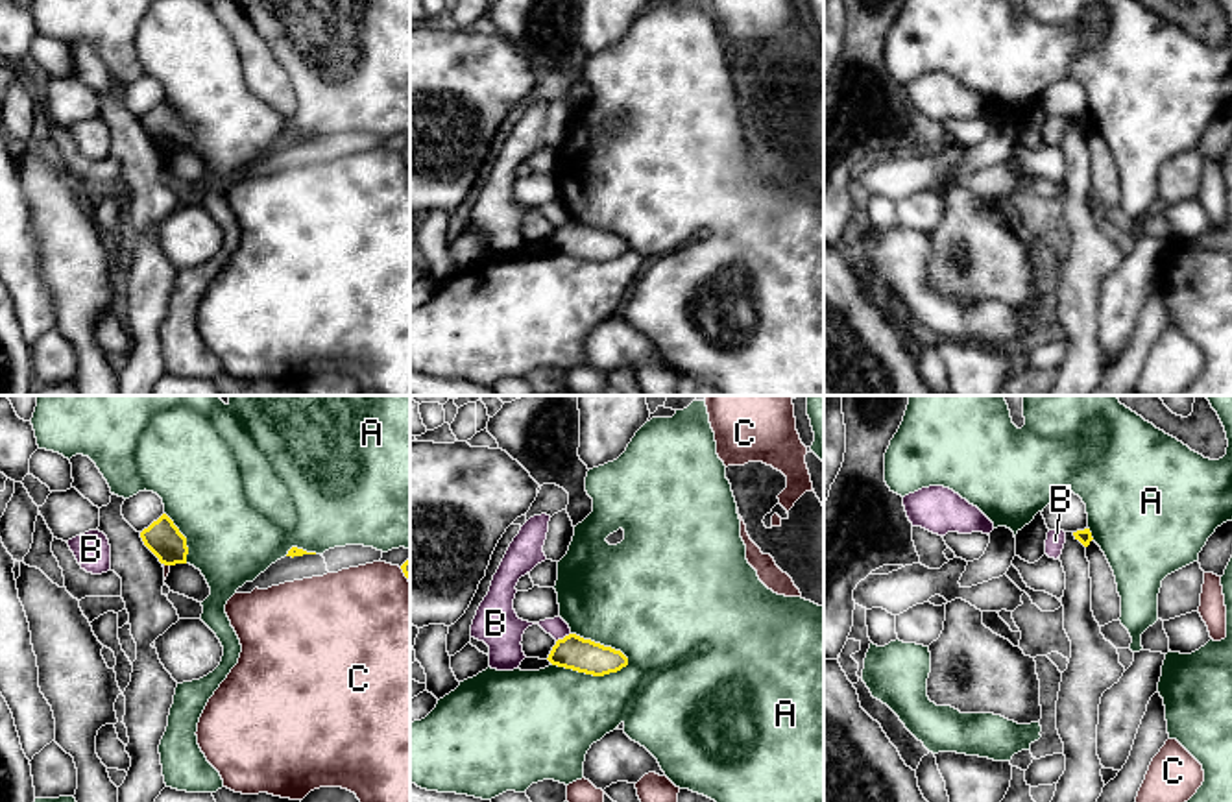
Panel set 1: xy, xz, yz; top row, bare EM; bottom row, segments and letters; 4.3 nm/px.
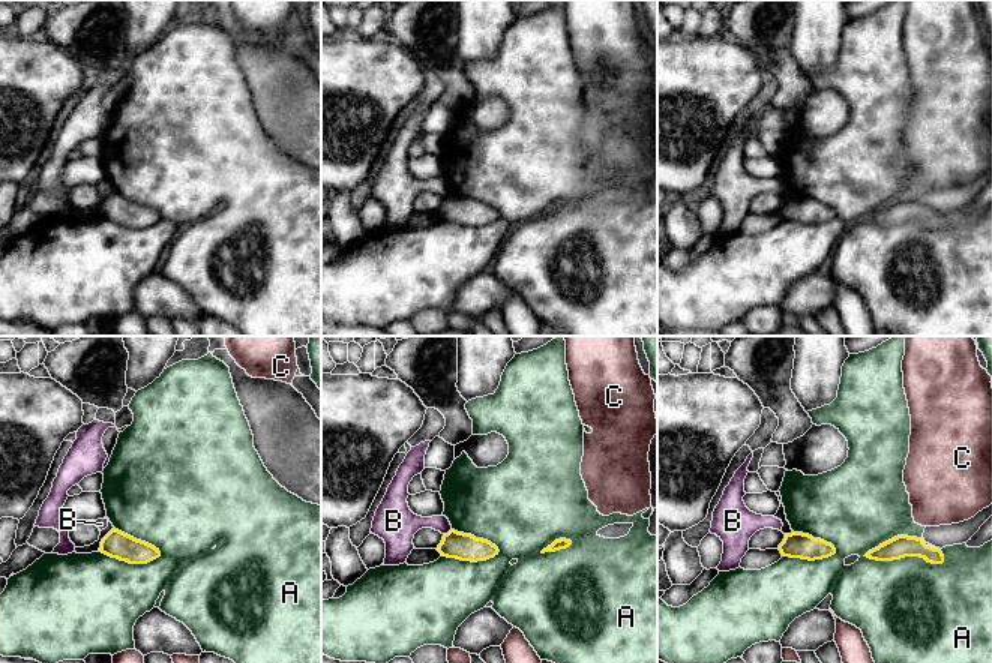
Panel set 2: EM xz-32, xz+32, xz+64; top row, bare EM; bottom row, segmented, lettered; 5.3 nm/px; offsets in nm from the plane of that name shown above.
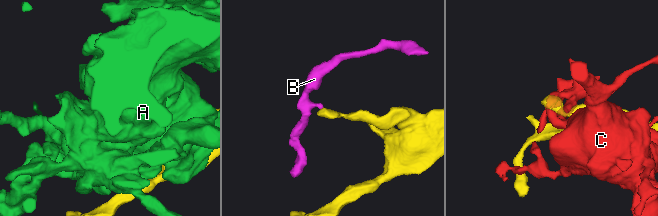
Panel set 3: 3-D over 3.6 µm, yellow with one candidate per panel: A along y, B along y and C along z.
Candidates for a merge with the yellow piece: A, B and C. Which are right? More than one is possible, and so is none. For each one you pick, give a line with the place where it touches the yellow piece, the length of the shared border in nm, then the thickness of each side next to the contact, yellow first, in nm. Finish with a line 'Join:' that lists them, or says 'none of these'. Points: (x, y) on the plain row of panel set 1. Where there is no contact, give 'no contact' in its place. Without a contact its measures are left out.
Join: none of these

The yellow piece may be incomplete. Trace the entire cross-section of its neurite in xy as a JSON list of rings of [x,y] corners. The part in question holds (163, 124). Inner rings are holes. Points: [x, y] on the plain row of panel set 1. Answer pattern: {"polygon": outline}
{"polygon": [[[163,100],[148,115],[140,118],[144,131],[164,152],[187,150],[187,124],[179,118],[174,107]]]}

